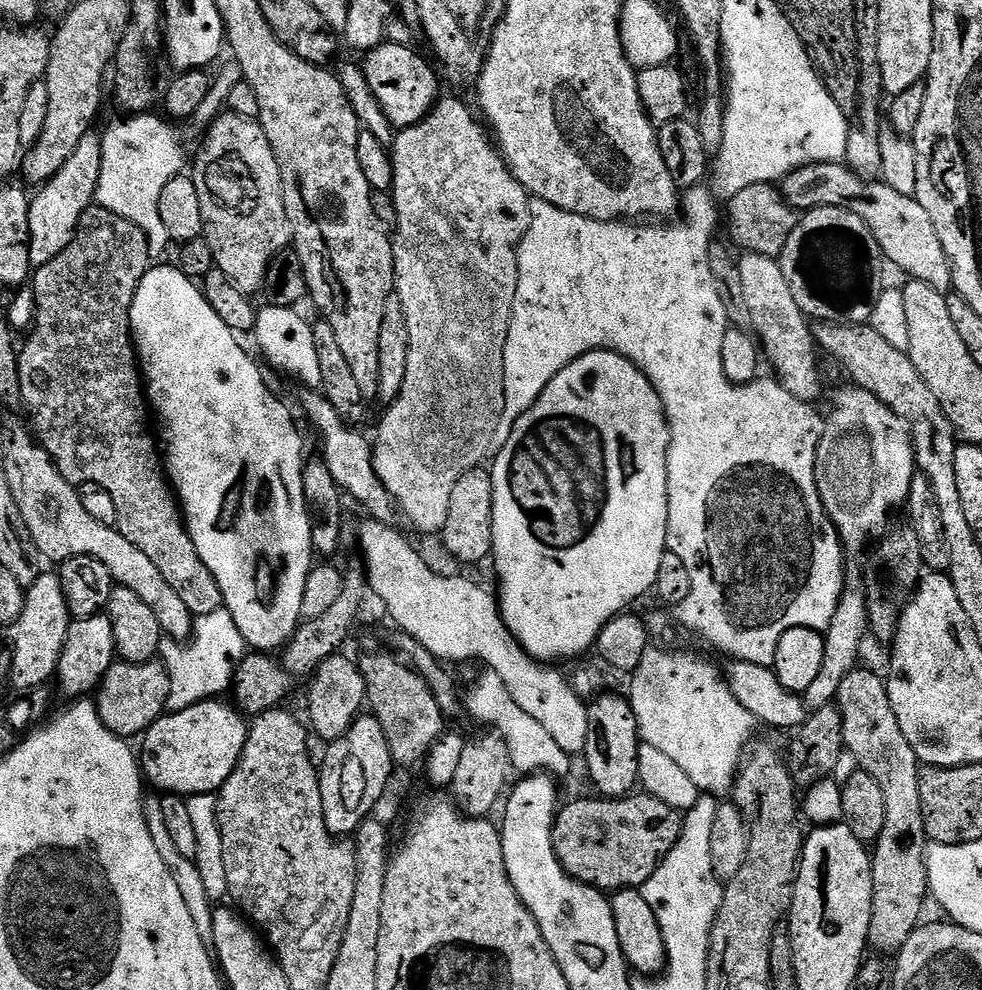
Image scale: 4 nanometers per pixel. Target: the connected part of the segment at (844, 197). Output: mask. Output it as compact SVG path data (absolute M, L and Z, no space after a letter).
M818 162L802 166L784 177L782 191L788 203L797 210L845 208L858 214L858 218L866 222L870 234L874 234L885 261L891 267L893 264L901 268L905 277L926 282L939 292L947 293L952 288L952 266L946 258L946 250L942 250L938 230L934 230L930 214L922 210L915 196L898 194L898 190L879 179L864 180L843 162Z

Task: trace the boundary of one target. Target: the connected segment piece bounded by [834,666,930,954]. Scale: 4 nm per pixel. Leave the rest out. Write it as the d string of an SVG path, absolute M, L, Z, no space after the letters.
M857 666L842 678L842 686L838 686L838 694L834 701L840 709L844 746L847 755L857 760L859 771L870 774L874 782L886 794L886 822L882 825L882 834L871 849L872 857L872 913L870 914L870 930L868 943L877 953L899 953L900 947L910 938L910 934L921 923L920 911L924 908L924 899L929 899L928 871L926 870L926 837L922 822L922 798L918 798L918 778L922 767L920 759L914 754L914 746L906 742L906 734L902 734L902 726L898 726L898 718L894 714L894 706L890 706L888 686L883 675L875 676L868 668Z

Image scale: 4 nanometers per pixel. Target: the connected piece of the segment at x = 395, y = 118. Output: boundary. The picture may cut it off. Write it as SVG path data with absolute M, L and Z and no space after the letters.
M383 42L363 58L365 60L362 60L362 67L366 74L366 82L370 82L370 90L374 90L374 98L378 98L393 129L408 128L432 111L432 106L438 99L437 69L432 69L414 49L407 48L404 44Z

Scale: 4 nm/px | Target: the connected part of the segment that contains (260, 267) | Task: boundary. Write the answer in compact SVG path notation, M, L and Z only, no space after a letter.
M224 110L220 113L211 125L206 128L203 133L204 145L200 148L200 153L196 156L196 165L190 168L190 175L194 186L198 186L198 198L202 202L202 222L204 223L203 239L210 246L210 254L214 254L215 268L222 270L222 274L226 274L226 278L230 278L230 282L234 282L234 286L238 286L238 290L242 290L242 294L246 294L250 298L255 297L255 292L265 287L268 278L268 267L277 256L281 255L292 243L292 227L286 218L286 206L284 205L284 183L280 177L280 167L276 161L274 150L270 146L270 138L266 138L264 127L260 124L259 119L248 116L239 116L236 112Z

